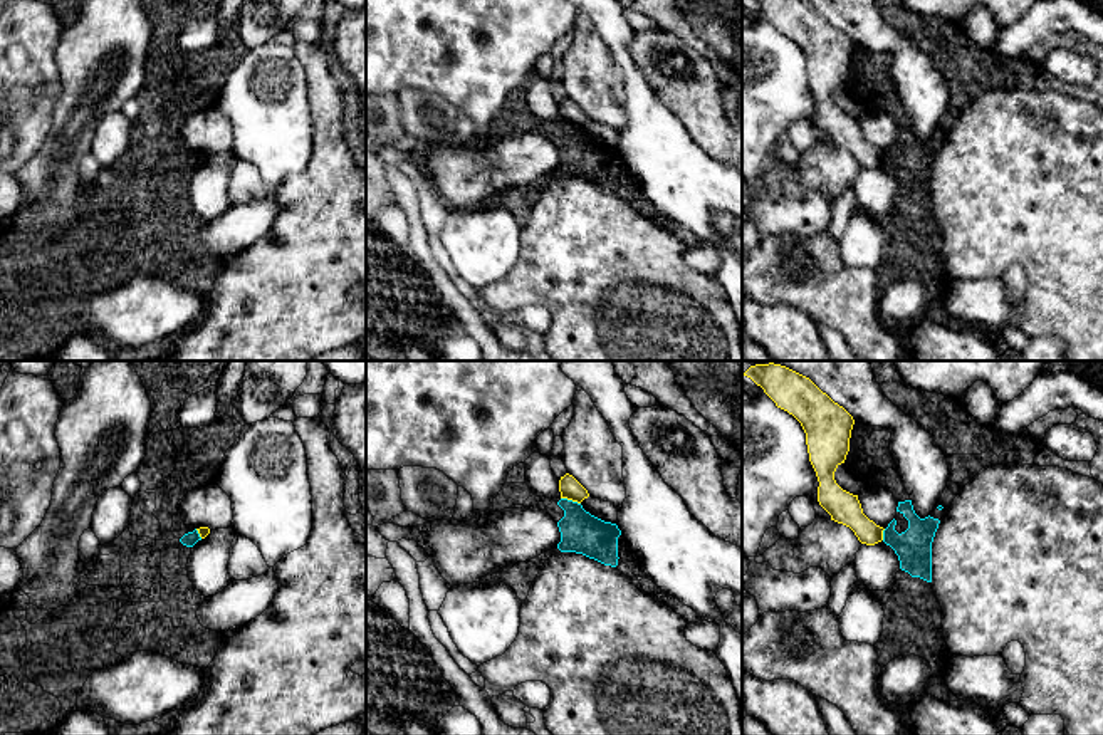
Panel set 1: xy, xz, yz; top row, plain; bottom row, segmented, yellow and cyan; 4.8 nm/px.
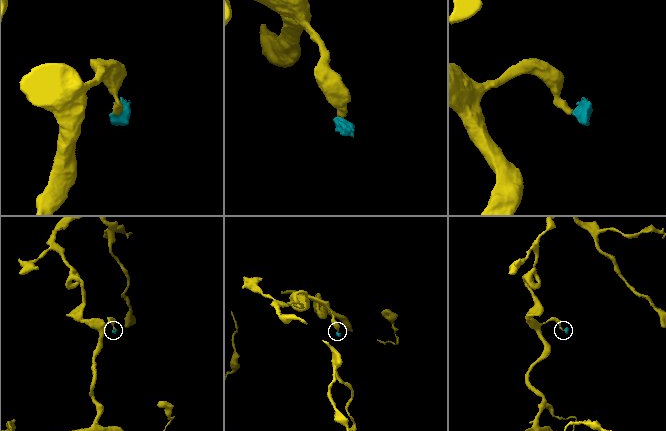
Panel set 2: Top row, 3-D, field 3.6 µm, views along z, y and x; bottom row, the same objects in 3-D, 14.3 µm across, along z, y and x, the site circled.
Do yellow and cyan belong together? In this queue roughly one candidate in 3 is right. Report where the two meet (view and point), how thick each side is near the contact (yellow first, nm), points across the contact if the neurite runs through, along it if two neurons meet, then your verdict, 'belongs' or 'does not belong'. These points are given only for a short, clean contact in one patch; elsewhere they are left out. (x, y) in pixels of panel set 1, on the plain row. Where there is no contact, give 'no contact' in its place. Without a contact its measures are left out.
contact xz (571, 123); calibres 100 and 200 nm; border xz (561, 121), (580, 128); does not belong

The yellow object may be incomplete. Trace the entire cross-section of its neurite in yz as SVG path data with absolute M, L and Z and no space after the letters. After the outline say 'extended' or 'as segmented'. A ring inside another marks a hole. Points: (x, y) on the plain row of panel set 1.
M747 0L776 27L777 32L792 39L806 57L809 86L816 96L818 126L831 139L831 144L849 151L858 164L875 169L883 164L883 151L870 144L861 133L858 119L843 114L836 104L836 92L844 87L849 76L849 62L855 49L853 40L806 0Z; as segmented

